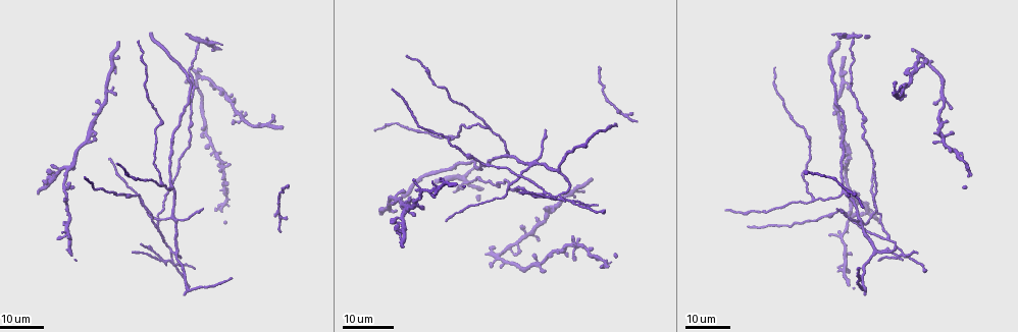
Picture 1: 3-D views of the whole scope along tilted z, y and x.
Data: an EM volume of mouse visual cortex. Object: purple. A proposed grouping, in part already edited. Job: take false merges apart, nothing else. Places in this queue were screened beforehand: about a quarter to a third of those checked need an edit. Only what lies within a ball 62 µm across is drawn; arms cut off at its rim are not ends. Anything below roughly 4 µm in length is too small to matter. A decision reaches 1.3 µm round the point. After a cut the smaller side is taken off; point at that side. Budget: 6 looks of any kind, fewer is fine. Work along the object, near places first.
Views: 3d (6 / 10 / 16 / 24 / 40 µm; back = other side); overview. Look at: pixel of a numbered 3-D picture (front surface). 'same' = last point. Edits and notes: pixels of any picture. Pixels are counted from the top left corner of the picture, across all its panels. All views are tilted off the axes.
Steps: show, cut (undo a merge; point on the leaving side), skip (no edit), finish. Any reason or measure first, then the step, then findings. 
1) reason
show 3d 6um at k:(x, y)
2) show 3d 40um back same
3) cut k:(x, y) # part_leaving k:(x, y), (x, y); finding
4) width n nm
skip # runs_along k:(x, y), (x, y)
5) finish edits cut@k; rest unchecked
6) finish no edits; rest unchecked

thick turns thin
show 3d 16um at 1:(127, 193)

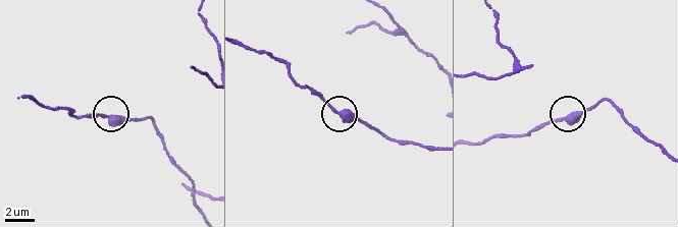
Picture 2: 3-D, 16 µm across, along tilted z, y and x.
show 3d 10um at 2:(107, 116)

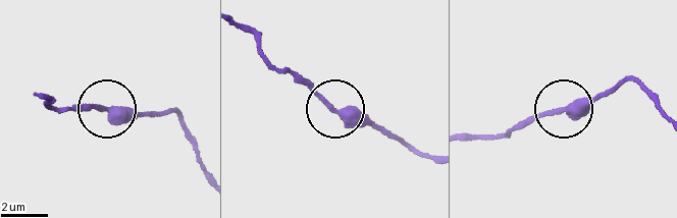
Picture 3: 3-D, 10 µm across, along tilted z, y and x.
skip # continuous, no second neuron

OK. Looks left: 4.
show 3d 24um at 1:(529, 165)

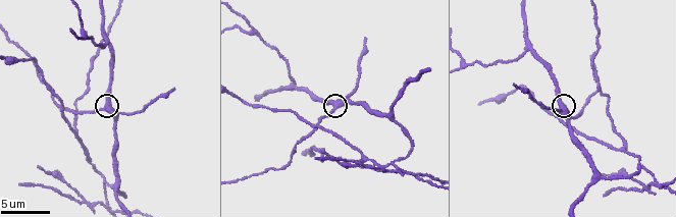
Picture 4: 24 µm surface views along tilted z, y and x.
zoom in
show 3d 6um at 4:(334, 106)

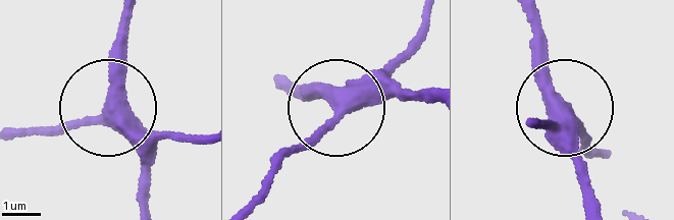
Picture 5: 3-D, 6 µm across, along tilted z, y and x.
skip # runs_along 5:(143, 199), (133, 135), (108, 110), (13, 132); continuous, no second neuron

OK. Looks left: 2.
a fork
show 3d 10um at 4:(362, 159)

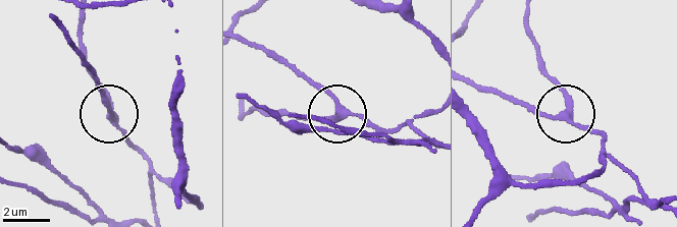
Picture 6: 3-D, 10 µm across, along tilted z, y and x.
skip # runs_along 6:(518, 181), (594, 177), (603, 145), (565, 115), (514, 105); all the same neuron

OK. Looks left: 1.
finish no edits; rest unchecked

